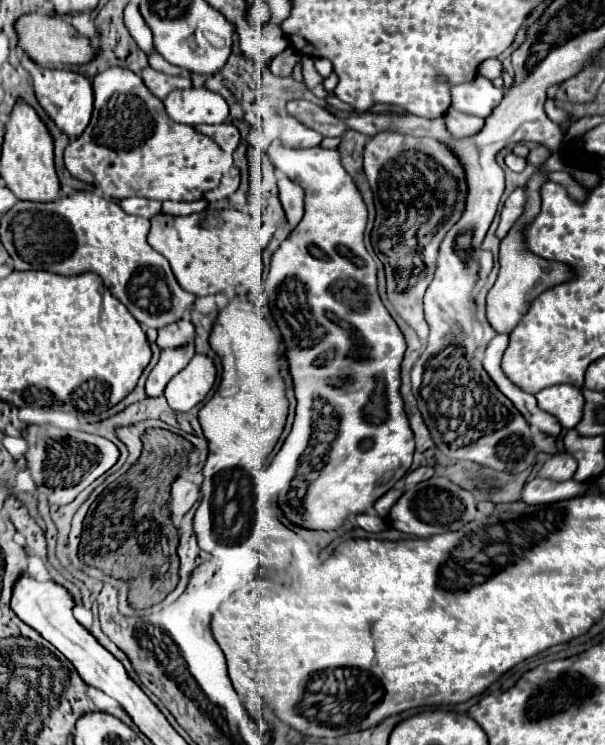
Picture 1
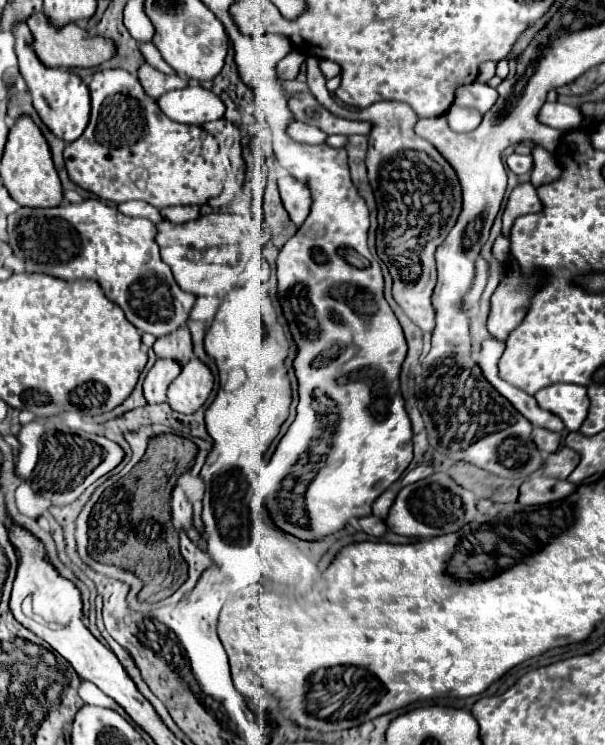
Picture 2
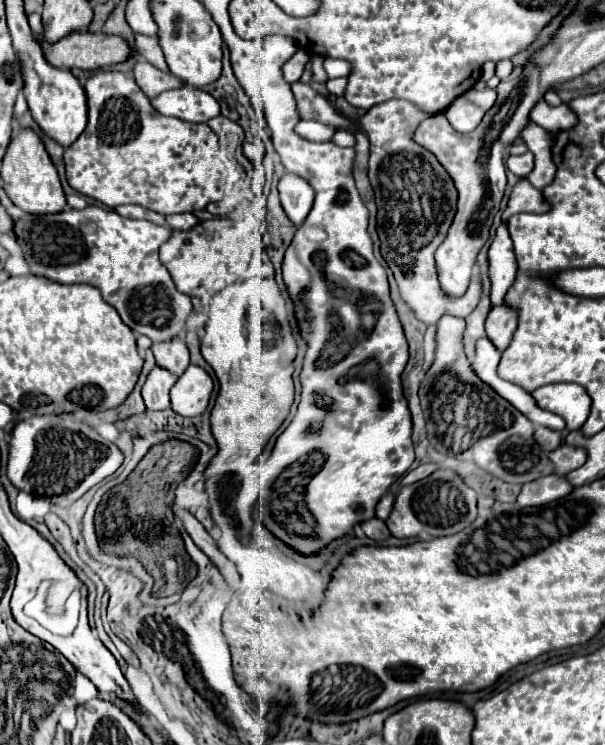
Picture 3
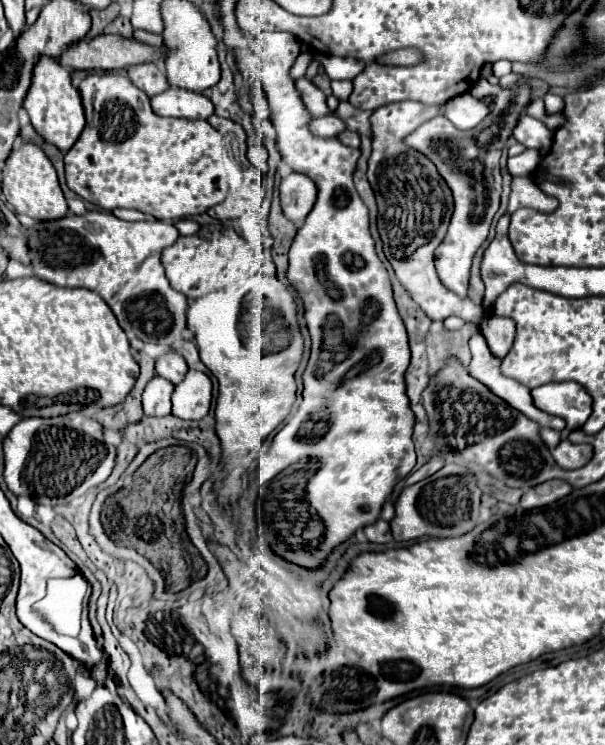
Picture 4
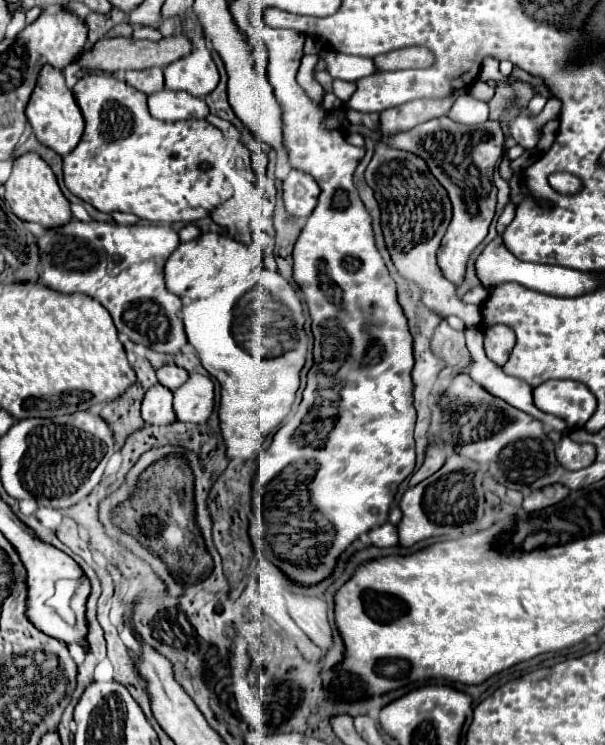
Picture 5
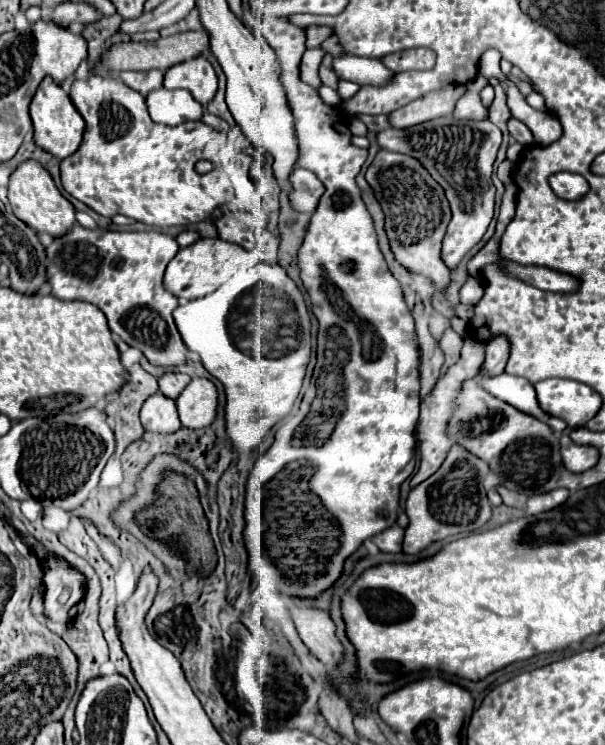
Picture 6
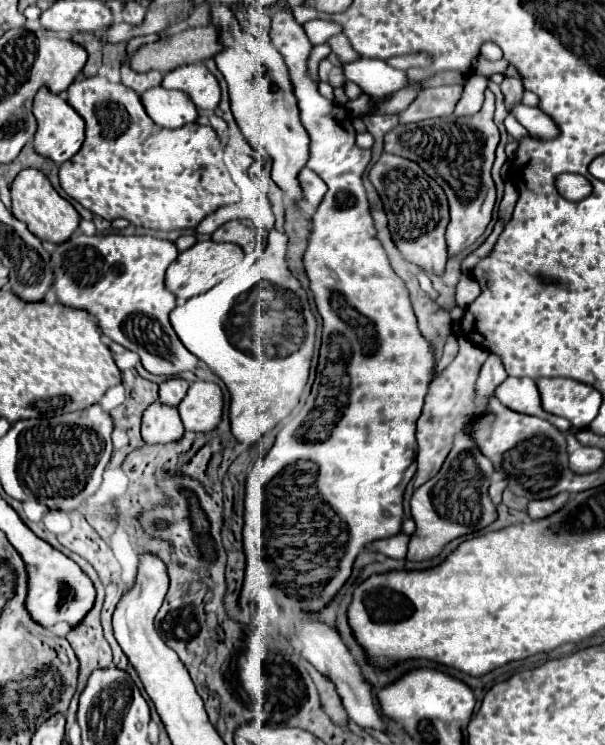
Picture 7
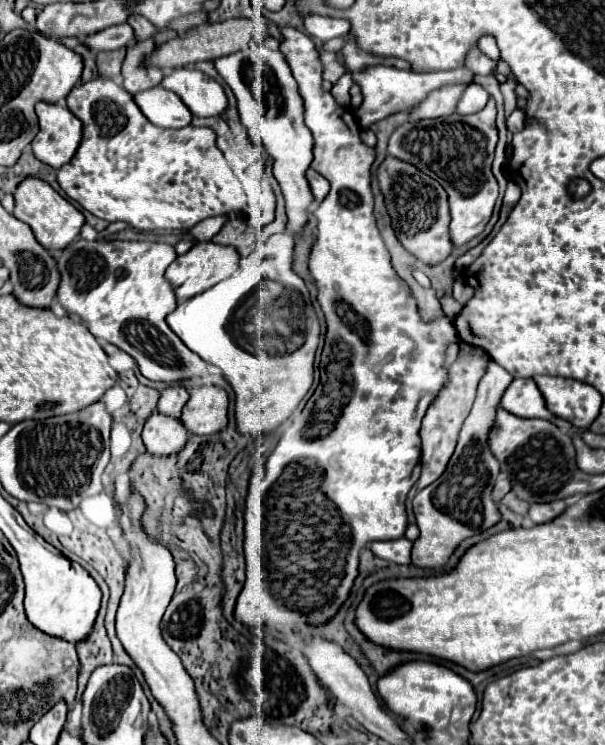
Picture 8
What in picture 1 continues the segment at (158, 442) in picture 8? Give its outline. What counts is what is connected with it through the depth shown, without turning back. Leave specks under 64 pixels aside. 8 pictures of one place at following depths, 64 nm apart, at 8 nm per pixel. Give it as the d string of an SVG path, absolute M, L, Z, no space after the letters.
M194 342L192 346L184 346L184 350L162 350L162 356L158 364L152 368L148 380L146 380L146 394L148 396L160 396L166 388L166 384L192 360L196 354Z

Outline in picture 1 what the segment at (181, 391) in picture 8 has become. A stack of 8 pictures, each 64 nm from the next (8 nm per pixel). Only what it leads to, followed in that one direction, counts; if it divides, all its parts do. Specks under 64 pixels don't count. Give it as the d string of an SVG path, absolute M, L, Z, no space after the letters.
M190 320L172 322L172 326L164 326L164 330L158 330L158 346L160 348L176 348L192 342L194 338L194 324Z

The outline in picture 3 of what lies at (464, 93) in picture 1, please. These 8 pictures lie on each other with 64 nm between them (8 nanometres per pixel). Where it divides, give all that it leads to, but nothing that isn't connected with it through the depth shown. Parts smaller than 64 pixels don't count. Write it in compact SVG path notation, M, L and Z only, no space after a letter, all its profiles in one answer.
M470 88L466 94L464 94L466 100L474 102L476 106L480 106L482 110L490 110L492 104L496 102L496 90L492 88L484 88L484 90L478 90L478 88Z

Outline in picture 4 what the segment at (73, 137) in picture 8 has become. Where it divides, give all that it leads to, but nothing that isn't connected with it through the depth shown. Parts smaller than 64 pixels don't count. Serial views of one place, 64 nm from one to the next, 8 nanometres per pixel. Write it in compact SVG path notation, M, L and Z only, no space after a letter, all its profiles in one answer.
M52 58L36 60L36 70L32 70L32 86L24 98L24 108L32 120L36 132L50 144L58 146L62 152L68 152L72 144L84 130L84 106L78 88L72 84L72 76L60 64L52 62Z

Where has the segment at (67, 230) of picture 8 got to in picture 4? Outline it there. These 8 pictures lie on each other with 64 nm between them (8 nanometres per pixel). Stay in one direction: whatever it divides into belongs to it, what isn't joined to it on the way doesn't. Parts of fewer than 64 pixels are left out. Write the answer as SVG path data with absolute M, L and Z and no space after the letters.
M20 142L6 160L2 170L2 194L14 206L16 212L28 214L34 220L54 220L68 214L68 204L62 194L56 170L48 156L34 142Z

